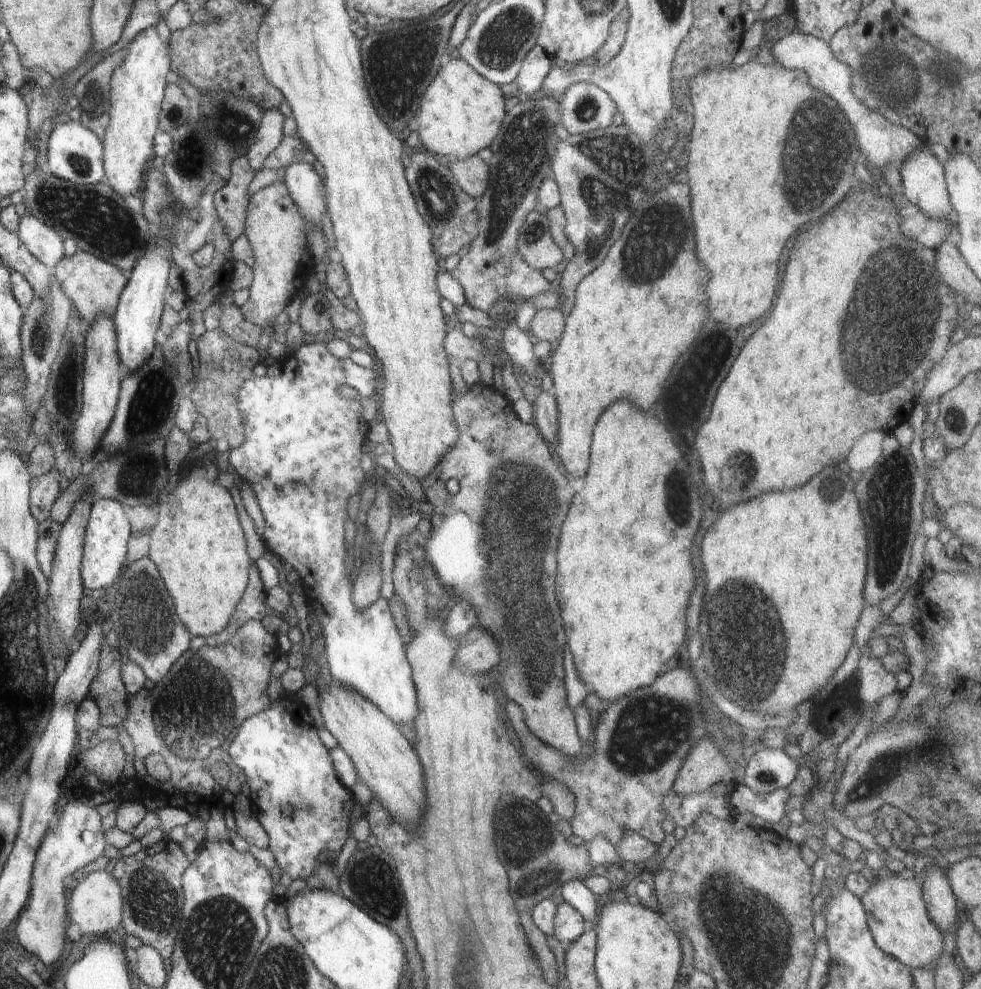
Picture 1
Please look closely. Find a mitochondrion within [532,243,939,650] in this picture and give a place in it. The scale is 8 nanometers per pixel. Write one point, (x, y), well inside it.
(891, 492)

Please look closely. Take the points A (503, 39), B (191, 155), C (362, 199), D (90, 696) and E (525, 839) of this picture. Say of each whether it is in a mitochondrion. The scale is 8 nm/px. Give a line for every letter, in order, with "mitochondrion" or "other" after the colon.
A: mitochondrion
B: mitochondrion
C: other
D: other
E: mitochondrion

